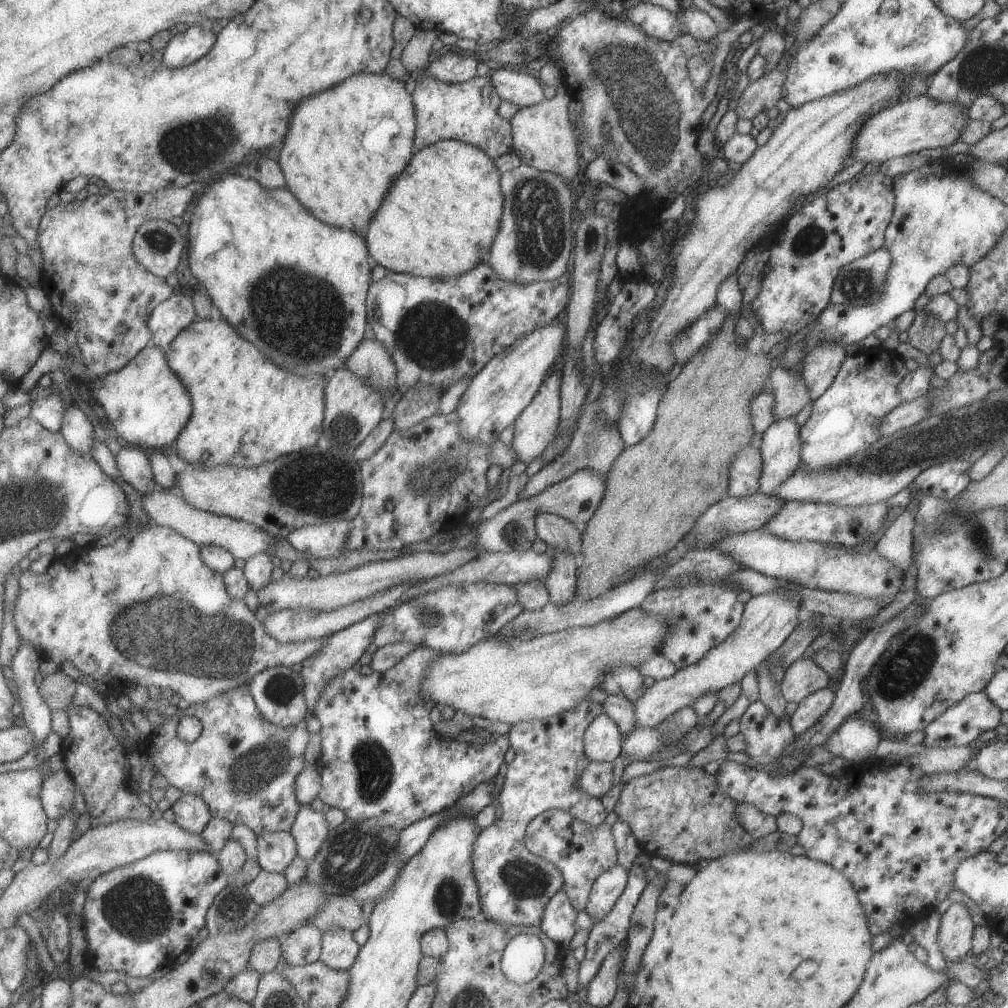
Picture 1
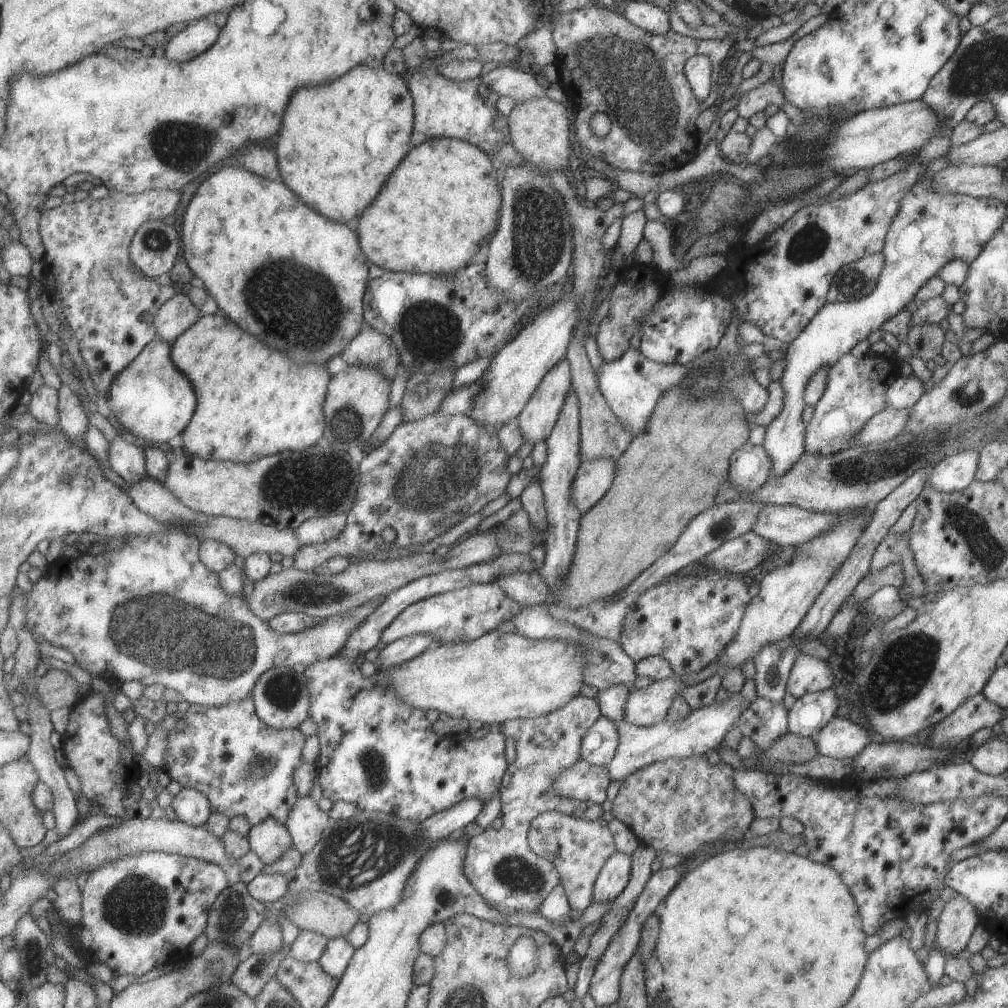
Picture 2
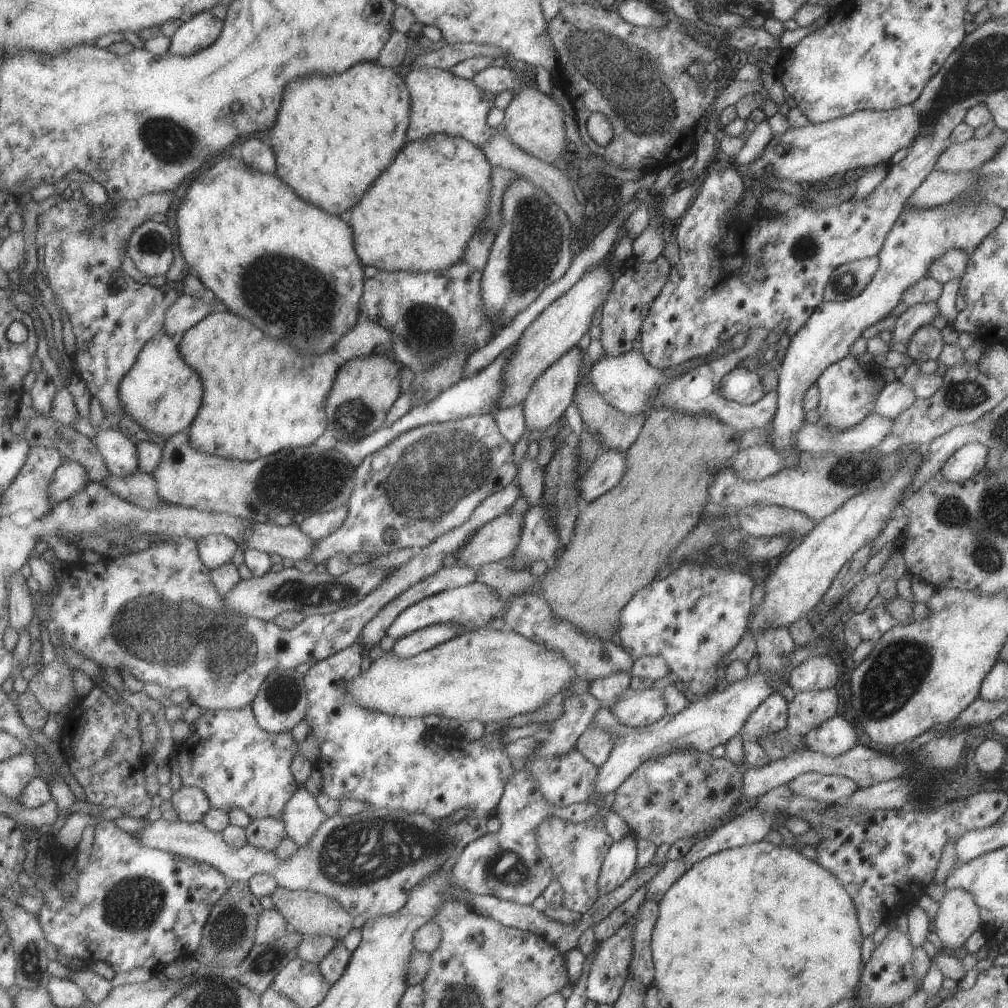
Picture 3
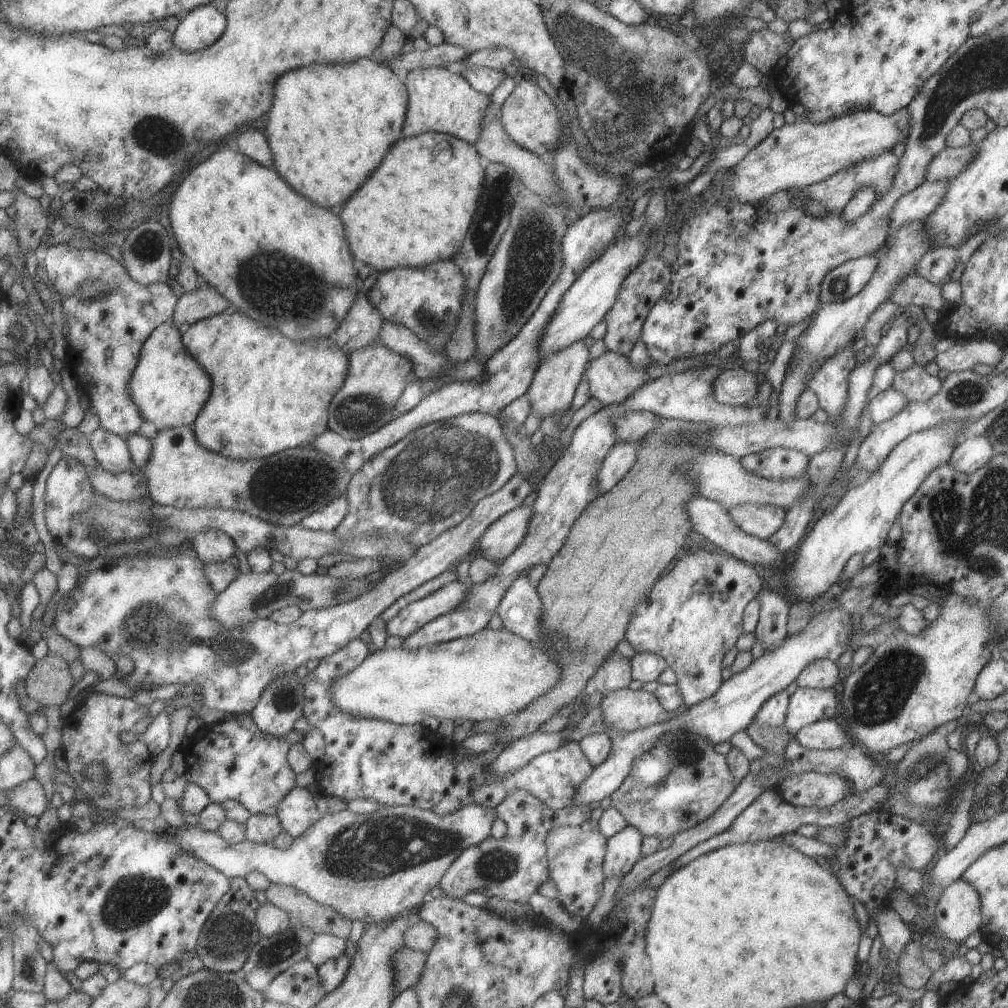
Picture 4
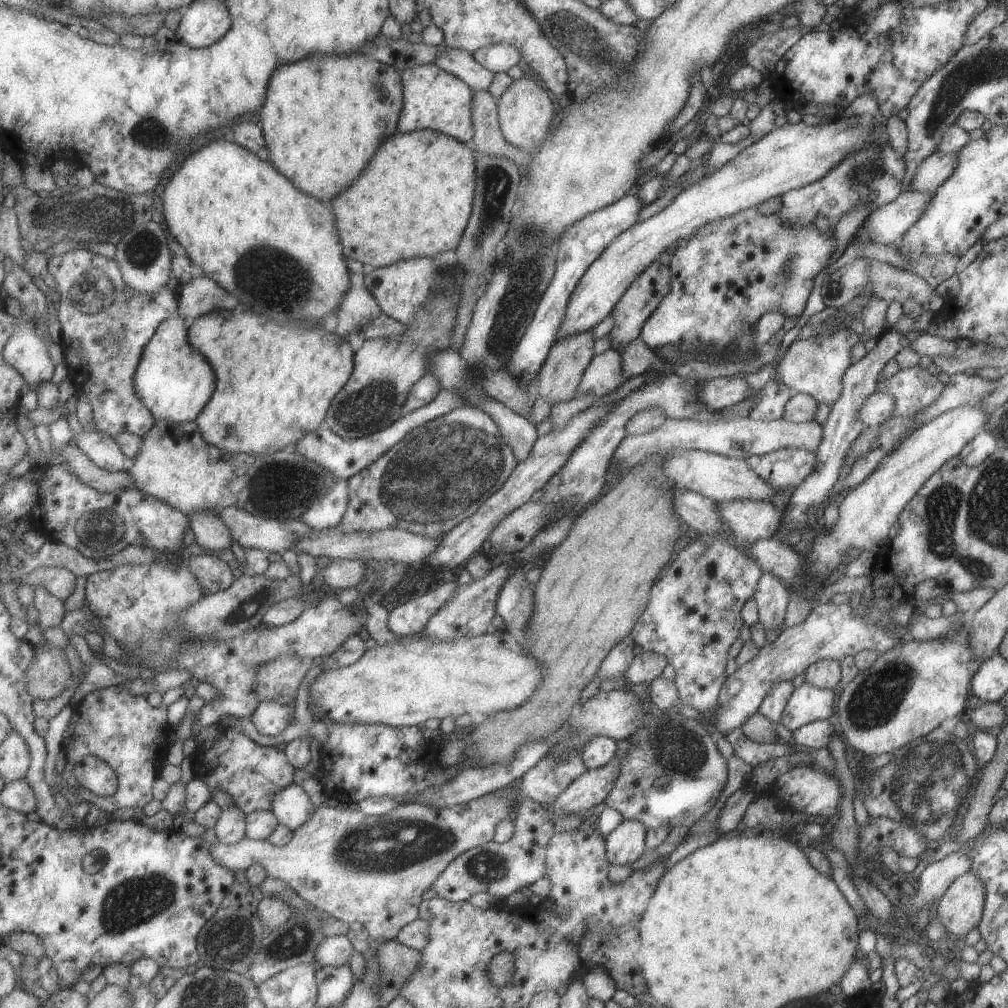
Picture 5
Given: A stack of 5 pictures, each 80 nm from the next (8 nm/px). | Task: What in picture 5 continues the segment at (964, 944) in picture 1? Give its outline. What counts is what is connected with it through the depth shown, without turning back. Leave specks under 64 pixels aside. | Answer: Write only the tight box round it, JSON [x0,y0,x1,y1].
[936,870,985,939]

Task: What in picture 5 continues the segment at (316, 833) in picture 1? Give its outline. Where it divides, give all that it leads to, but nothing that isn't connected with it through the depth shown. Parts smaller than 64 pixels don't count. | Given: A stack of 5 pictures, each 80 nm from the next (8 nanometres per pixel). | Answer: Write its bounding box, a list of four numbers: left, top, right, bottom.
[273,784,315,832]

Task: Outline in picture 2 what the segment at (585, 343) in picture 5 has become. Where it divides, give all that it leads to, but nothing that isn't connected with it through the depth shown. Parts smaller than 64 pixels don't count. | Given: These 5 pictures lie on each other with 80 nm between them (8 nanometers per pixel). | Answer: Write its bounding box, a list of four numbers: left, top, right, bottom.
[517,358,571,445]

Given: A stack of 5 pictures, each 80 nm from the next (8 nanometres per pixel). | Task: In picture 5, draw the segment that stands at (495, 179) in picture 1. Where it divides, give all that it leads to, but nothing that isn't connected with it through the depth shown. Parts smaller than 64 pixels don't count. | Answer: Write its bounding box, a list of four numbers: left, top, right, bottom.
[330,129,477,268]

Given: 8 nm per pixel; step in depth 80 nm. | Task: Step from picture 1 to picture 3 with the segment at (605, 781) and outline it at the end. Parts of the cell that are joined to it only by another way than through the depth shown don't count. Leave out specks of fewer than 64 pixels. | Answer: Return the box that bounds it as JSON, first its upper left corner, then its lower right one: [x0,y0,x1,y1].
[530,749,603,807]

